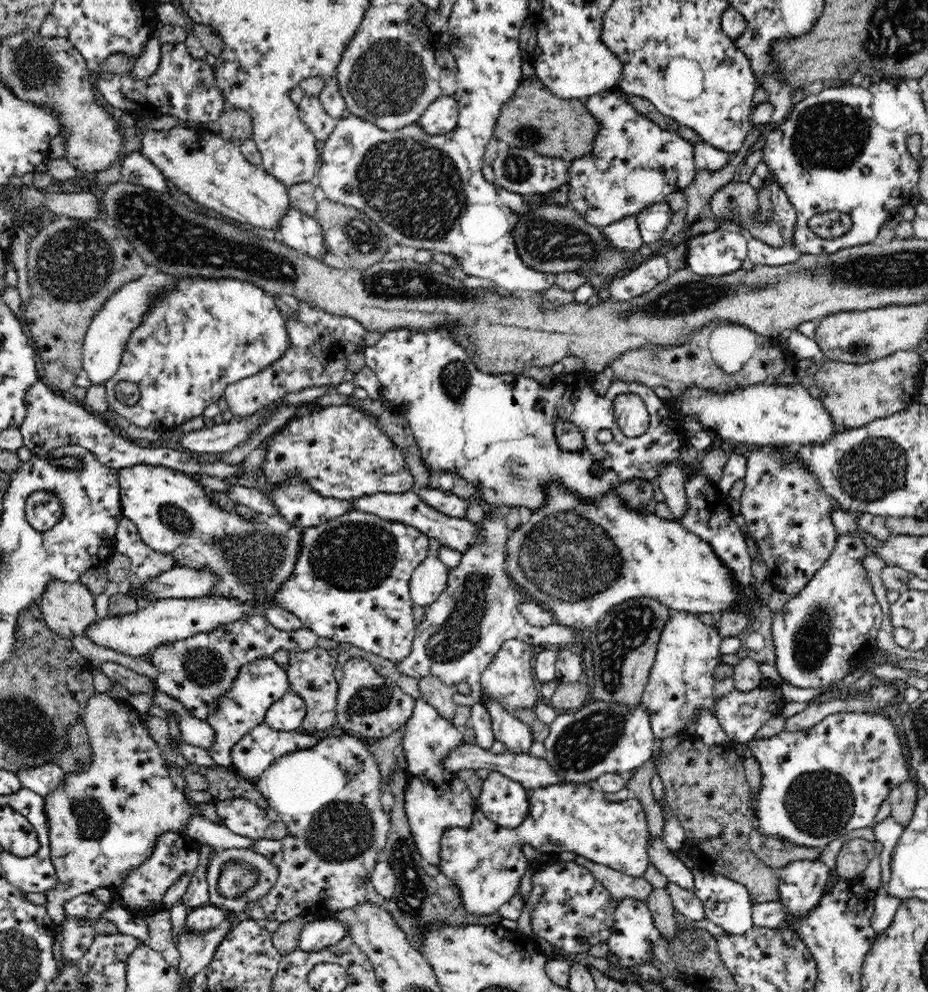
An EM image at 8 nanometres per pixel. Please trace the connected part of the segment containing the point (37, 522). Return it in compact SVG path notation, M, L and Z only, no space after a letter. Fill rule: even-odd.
M40 491L26 500L25 517L38 532L46 532L62 520L62 512L56 494Z

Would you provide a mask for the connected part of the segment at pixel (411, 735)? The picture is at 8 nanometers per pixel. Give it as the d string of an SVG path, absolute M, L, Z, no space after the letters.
M424 698L415 700L412 716L408 718L408 722L403 725L404 738L402 738L403 754L408 762L405 768L407 775L407 787L405 788L405 811L411 830L413 842L415 843L418 853L427 865L440 866L441 841L444 832L451 828L470 828L473 821L473 814L477 807L474 798L470 794L470 789L466 782L460 778L458 773L453 773L444 767L444 758L456 750L462 744L463 733L456 728L451 721L448 721L438 713L438 710L428 704Z

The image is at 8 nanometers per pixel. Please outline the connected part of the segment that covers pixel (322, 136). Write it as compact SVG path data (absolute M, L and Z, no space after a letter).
M305 95L297 107L304 125L312 131L316 140L324 142L334 130L336 119L326 113L320 99L316 97Z

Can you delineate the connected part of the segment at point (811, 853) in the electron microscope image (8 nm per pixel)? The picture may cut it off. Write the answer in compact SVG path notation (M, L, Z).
M757 825L750 833L749 846L756 858L776 870L796 860L820 860L822 853L818 848L806 848L788 843L784 839L766 837L759 833Z

